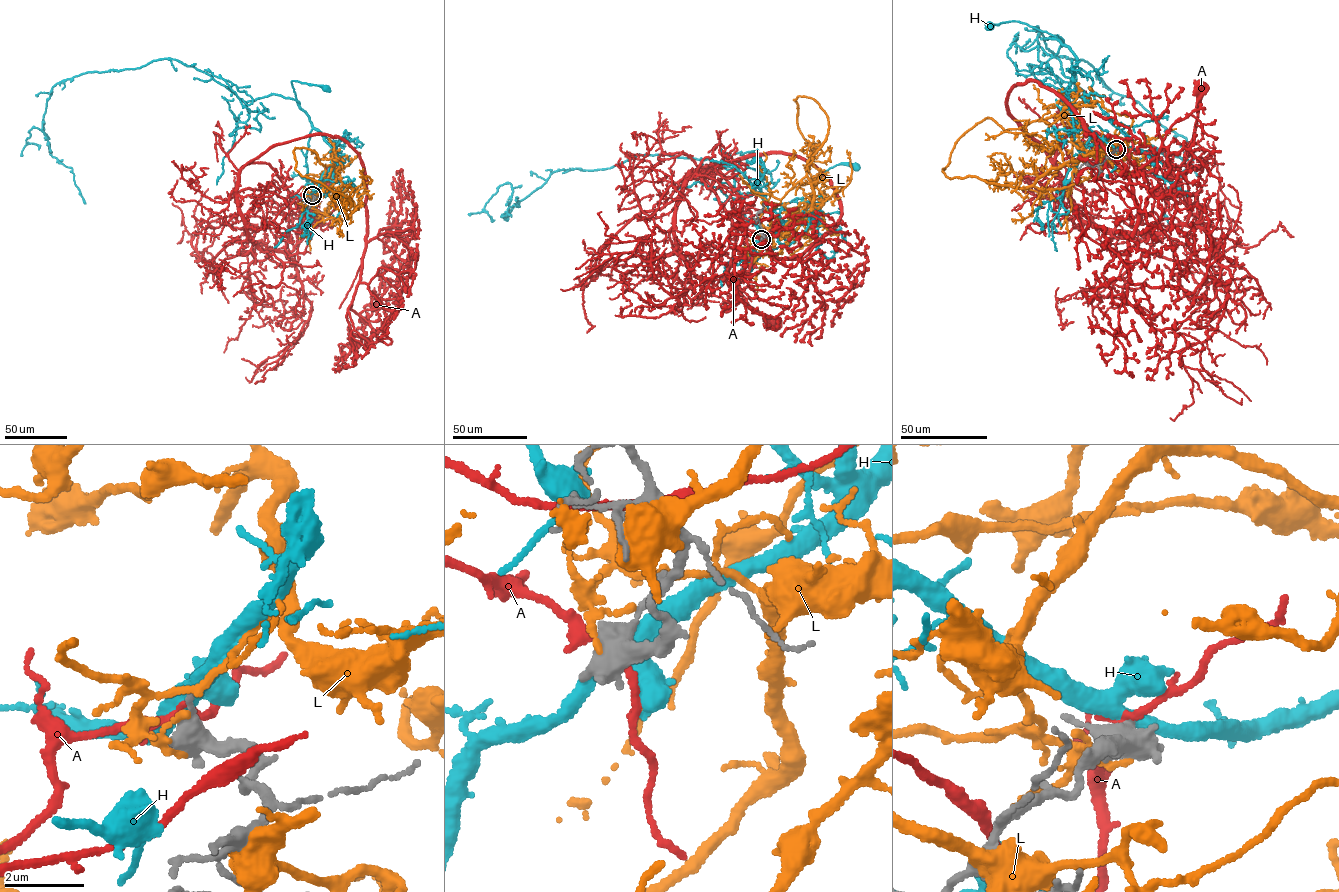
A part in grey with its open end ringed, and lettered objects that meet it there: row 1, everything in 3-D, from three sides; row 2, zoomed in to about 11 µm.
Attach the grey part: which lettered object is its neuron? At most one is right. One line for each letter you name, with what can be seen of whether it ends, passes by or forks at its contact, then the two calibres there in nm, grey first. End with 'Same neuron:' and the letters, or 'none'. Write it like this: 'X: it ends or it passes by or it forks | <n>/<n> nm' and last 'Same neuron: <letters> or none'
Same neuron: none

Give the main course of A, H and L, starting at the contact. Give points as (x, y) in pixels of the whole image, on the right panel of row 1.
A: (1116, 149), (1114, 168), (1099, 163), (1067, 182), (1054, 163), (1063, 139), (1085, 130), (1181, 166), (1203, 89)
H: (1116, 149), (1090, 136), (1073, 114), (1067, 95), (1077, 64), (1067, 46), (1045, 31), (1015, 21), (989, 26)
L: (1116, 151), (1101, 140), (1087, 154), (1054, 136), (1057, 116), (1004, 130), (987, 118), (949, 159)

